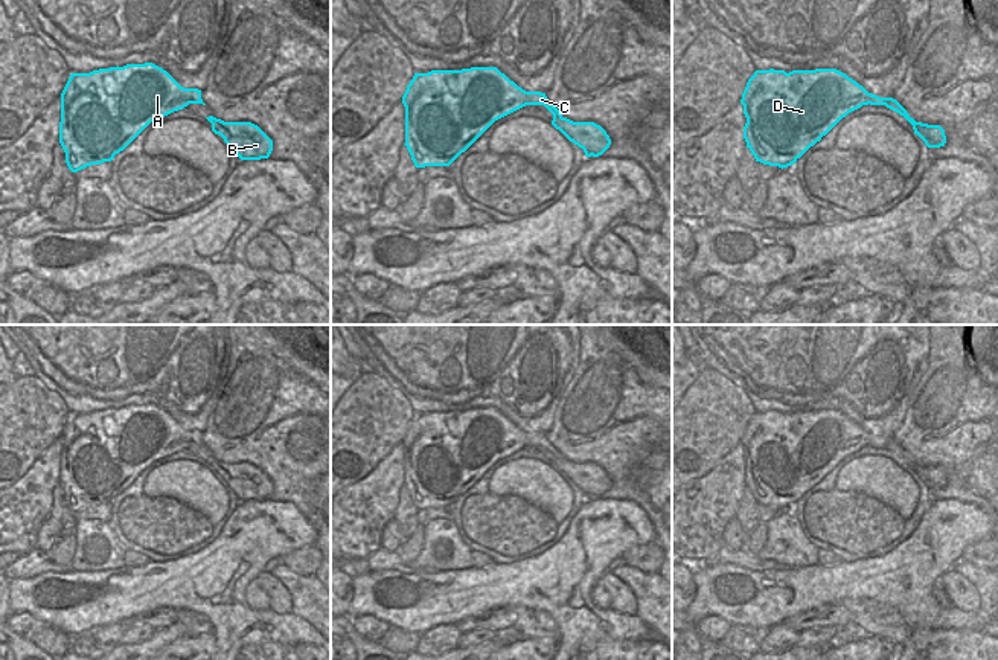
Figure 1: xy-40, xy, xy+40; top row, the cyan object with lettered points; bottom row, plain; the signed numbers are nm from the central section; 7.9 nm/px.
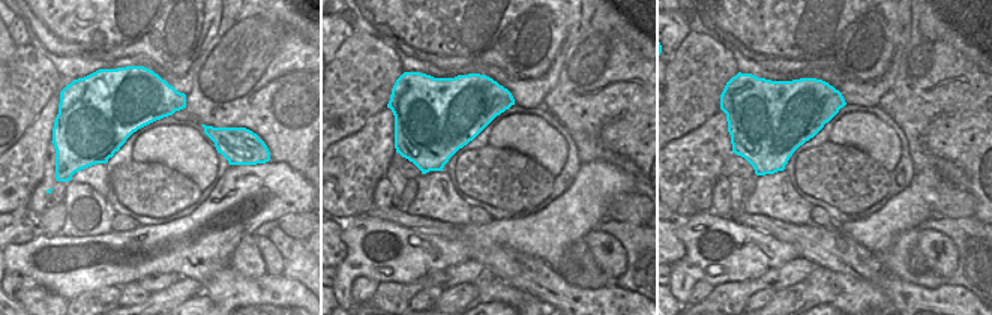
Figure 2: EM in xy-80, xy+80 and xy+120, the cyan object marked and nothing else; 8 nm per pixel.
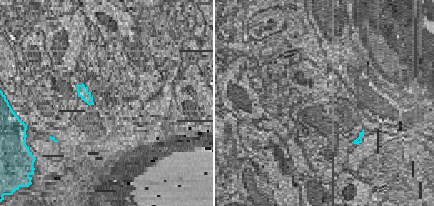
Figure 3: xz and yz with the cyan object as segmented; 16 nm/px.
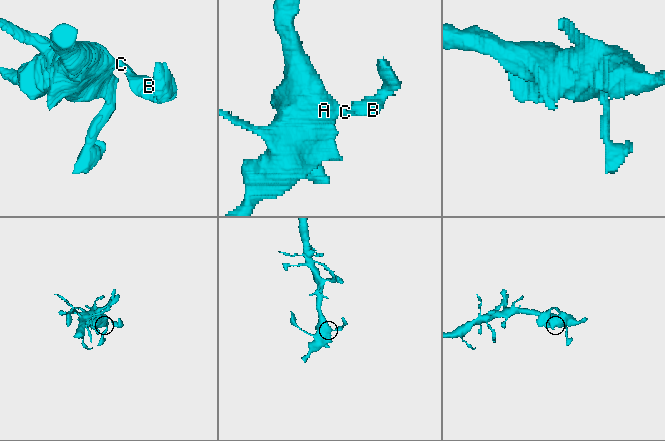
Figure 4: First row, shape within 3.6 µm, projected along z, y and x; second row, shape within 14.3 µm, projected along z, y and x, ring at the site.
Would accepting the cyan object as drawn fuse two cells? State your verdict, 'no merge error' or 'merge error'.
no merge error

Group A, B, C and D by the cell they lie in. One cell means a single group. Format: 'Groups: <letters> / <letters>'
Groups: A B C D.

